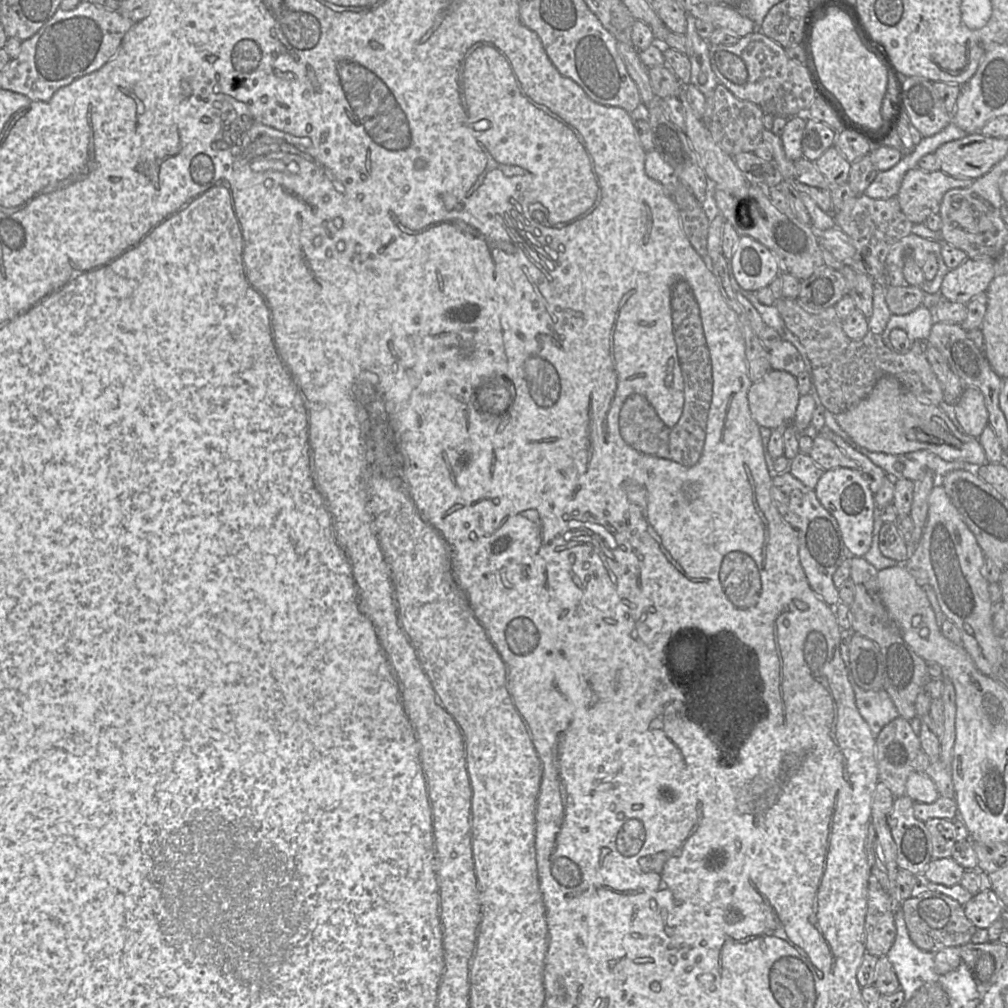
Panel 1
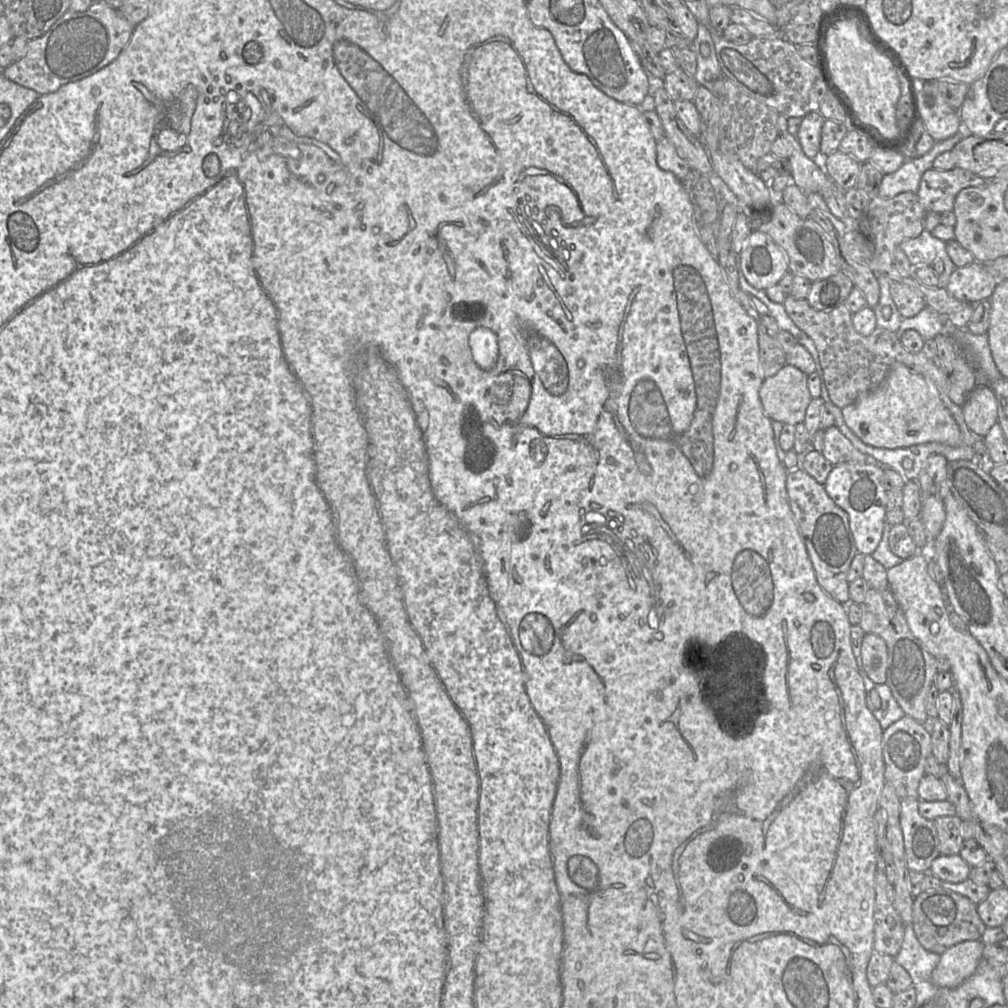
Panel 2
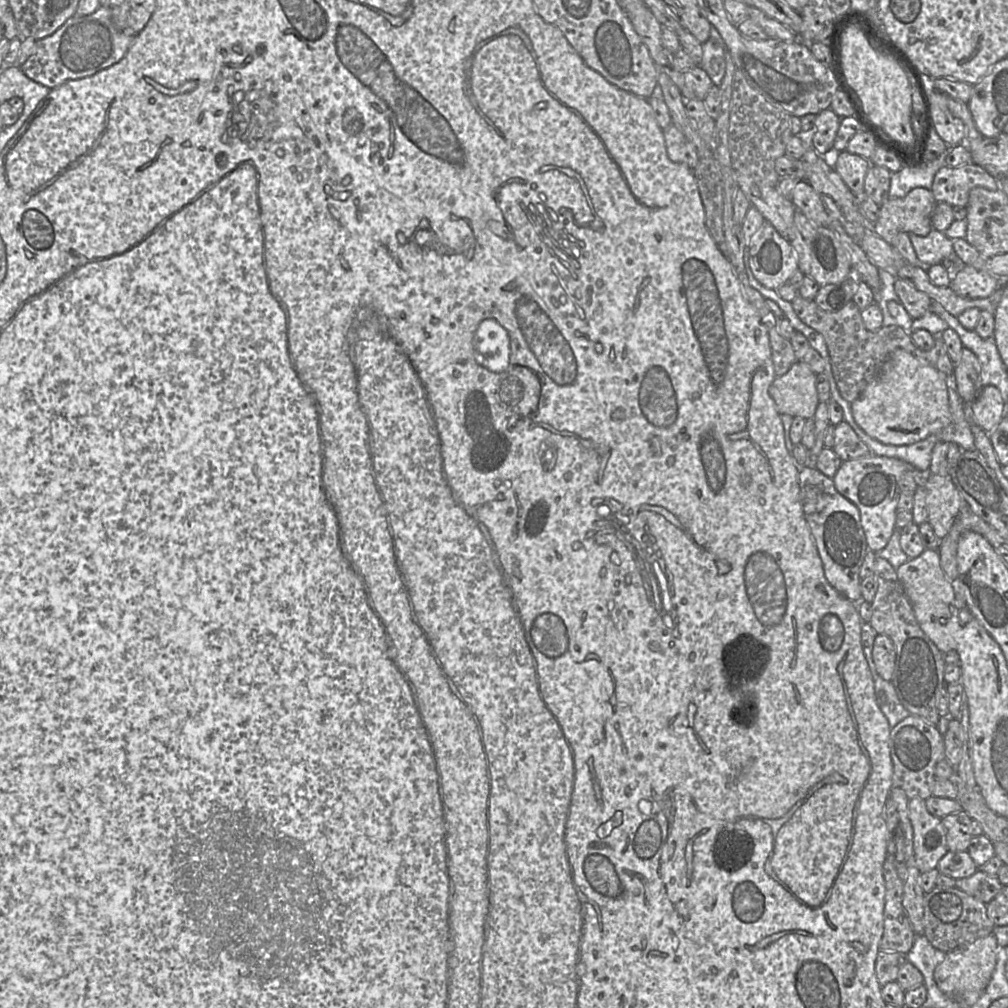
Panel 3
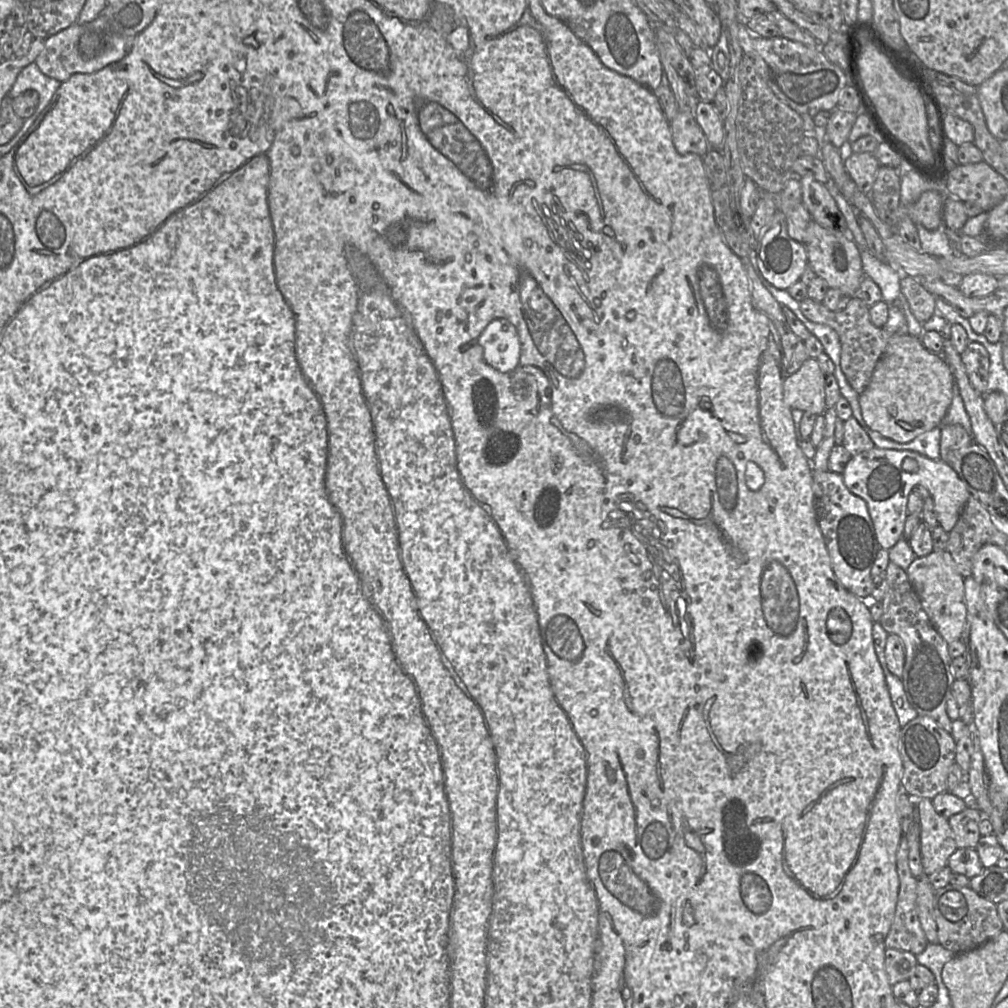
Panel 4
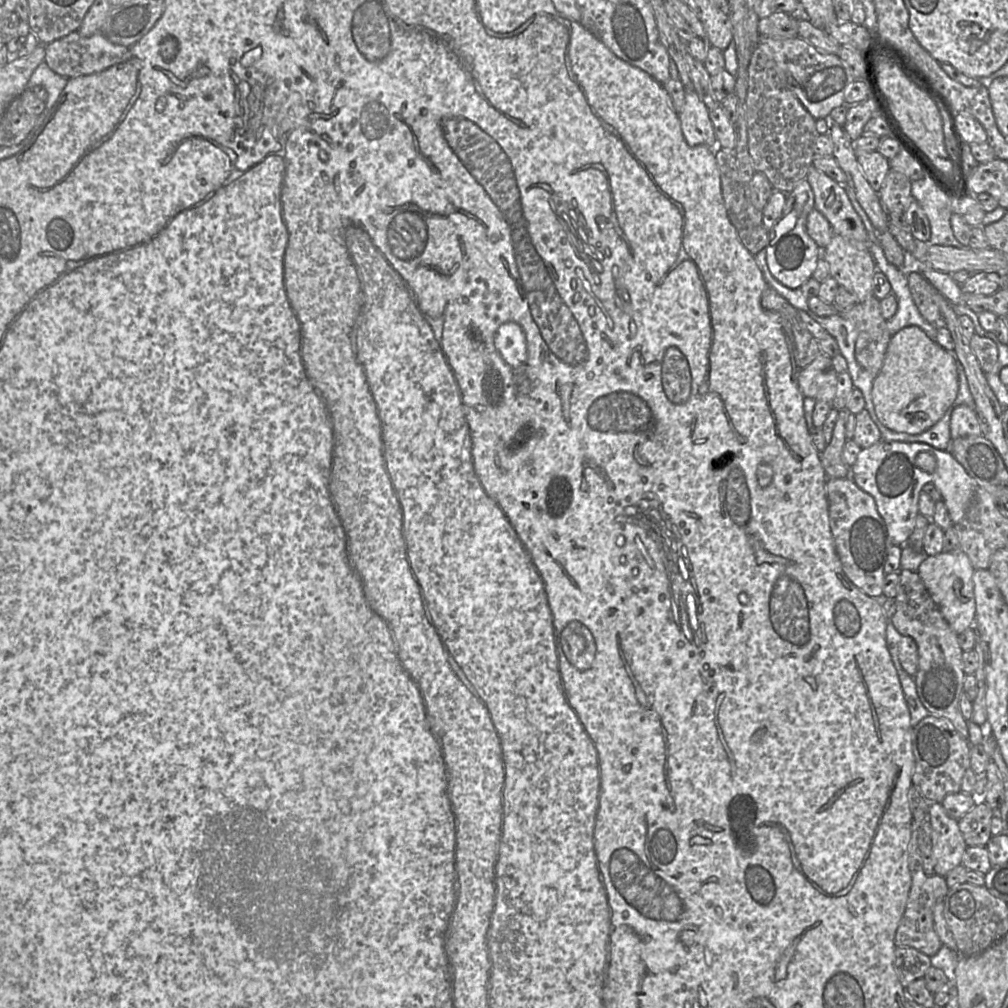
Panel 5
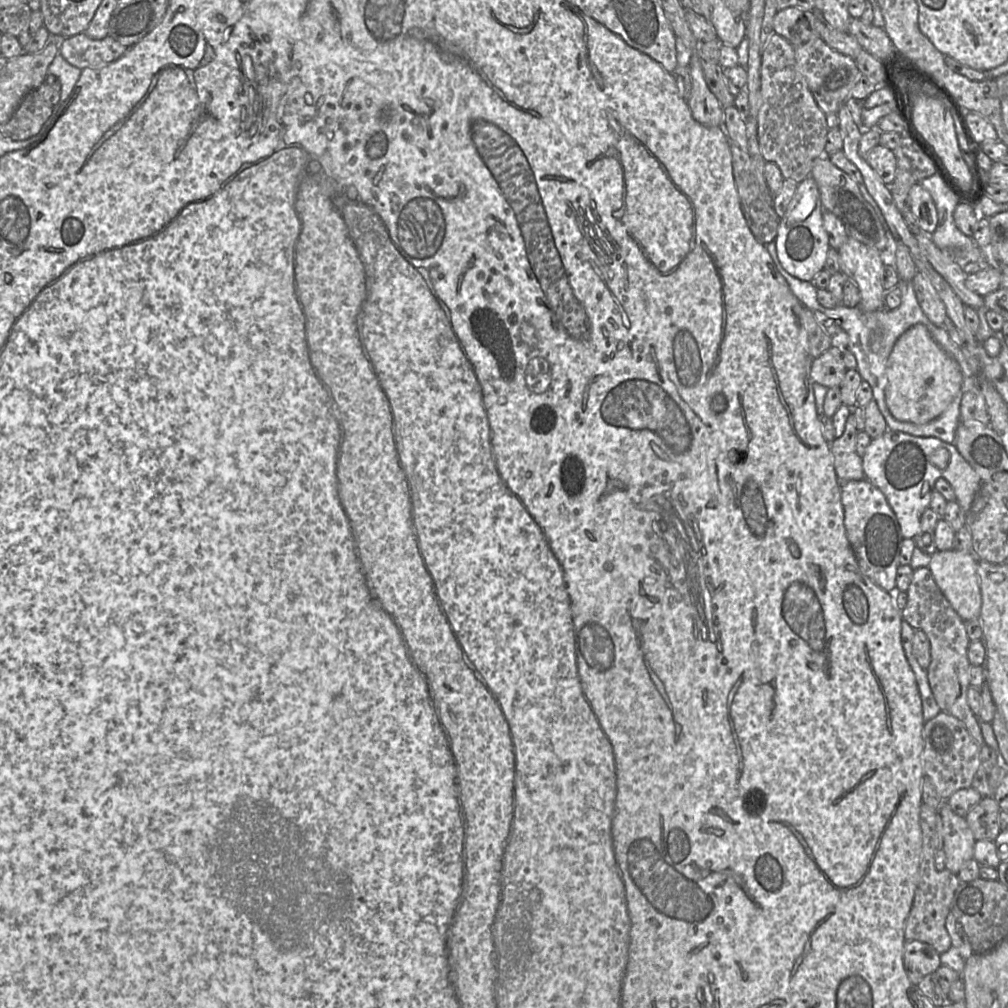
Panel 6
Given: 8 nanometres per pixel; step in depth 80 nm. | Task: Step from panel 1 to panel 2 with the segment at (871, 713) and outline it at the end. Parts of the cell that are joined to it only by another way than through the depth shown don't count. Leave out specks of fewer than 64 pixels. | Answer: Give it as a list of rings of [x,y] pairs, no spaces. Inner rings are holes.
[[[863,674],[865,689],[867,691],[866,703],[868,709],[880,723],[883,731],[891,724],[901,719],[906,714],[895,700],[890,687],[886,684],[876,684],[871,681],[866,674]],[[875,689],[881,698],[881,708],[875,709],[872,702],[869,700],[869,692]]]

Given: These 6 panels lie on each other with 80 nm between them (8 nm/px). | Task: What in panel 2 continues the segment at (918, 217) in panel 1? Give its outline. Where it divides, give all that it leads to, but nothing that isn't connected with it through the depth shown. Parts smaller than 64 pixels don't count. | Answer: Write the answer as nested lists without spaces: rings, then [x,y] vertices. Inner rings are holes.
[[[961,168],[951,170],[927,170],[920,180],[916,191],[925,210],[942,214],[953,210],[957,194],[968,187],[985,184],[984,178]]]

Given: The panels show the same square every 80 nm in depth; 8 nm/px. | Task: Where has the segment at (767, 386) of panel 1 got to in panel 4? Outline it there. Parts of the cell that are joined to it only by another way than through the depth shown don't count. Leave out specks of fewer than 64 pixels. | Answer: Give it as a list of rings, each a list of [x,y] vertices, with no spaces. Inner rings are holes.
[[[815,358],[806,360],[793,374],[785,377],[783,398],[792,410],[823,415],[825,404],[825,374]]]

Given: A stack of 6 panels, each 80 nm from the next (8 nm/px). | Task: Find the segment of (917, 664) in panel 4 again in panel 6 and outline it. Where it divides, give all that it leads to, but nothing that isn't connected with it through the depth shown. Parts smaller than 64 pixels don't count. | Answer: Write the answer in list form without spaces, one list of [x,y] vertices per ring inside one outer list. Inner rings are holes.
[[[928,567],[914,570],[906,594],[907,603],[901,610],[902,619],[922,637],[921,663],[927,669],[927,681],[940,711],[959,719],[979,745],[988,745],[997,751],[998,743],[991,723],[981,721],[967,702],[971,665],[967,657],[970,641],[966,622],[943,595]]]

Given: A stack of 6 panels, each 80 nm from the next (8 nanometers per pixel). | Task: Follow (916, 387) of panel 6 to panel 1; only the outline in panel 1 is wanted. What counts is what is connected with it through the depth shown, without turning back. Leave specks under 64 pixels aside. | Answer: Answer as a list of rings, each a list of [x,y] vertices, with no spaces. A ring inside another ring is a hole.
[[[891,375],[881,378],[868,396],[856,405],[836,415],[836,421],[856,444],[872,452],[898,455],[928,450],[946,461],[964,461],[973,467],[987,464],[985,452],[978,438],[964,434],[938,405],[922,403]]]

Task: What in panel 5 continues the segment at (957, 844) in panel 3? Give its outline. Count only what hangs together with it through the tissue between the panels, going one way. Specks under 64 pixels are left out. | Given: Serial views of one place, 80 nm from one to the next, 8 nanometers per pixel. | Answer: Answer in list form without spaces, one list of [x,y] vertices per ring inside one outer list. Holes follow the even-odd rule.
[[[978,801],[968,813],[957,820],[967,847],[985,847],[992,837],[993,816],[991,807],[985,801]]]

